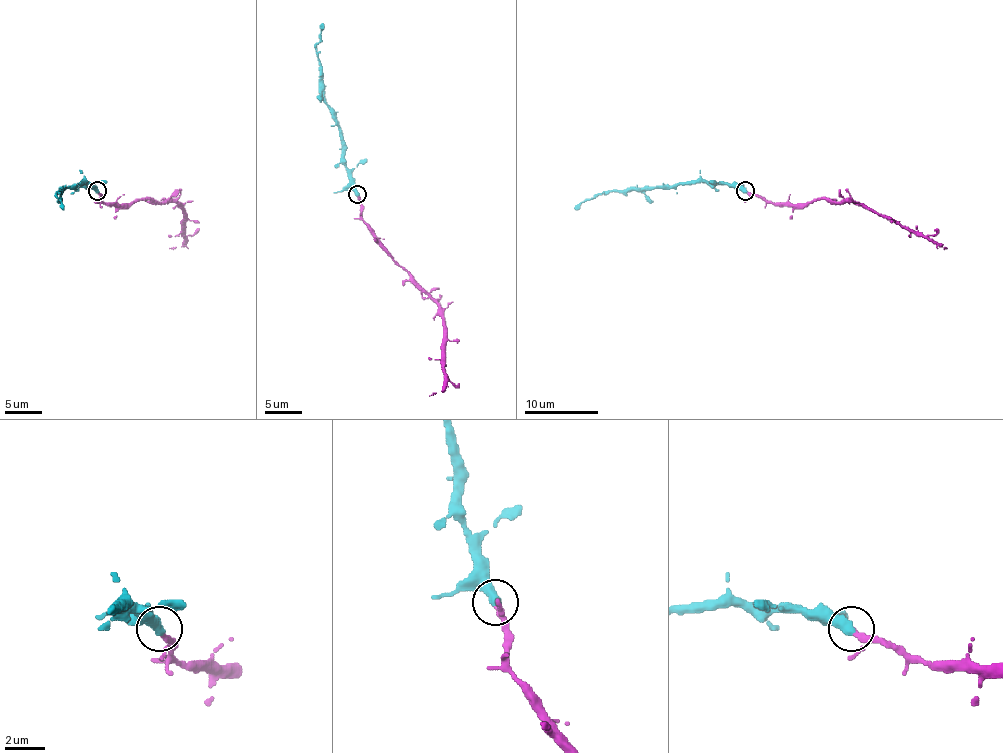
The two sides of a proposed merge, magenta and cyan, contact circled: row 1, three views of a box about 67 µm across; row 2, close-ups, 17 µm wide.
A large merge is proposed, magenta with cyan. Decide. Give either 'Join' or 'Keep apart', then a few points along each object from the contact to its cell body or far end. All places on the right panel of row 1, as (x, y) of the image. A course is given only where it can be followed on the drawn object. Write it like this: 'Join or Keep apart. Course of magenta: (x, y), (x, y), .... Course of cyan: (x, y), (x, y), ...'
Join. Course of magenta: (746, 190), (773, 203), (809, 205), (816, 199), (853, 201), (946, 248). Course of cyan: (746, 190), (736, 184), (686, 181), (666, 186), (597, 194), (575, 209)

